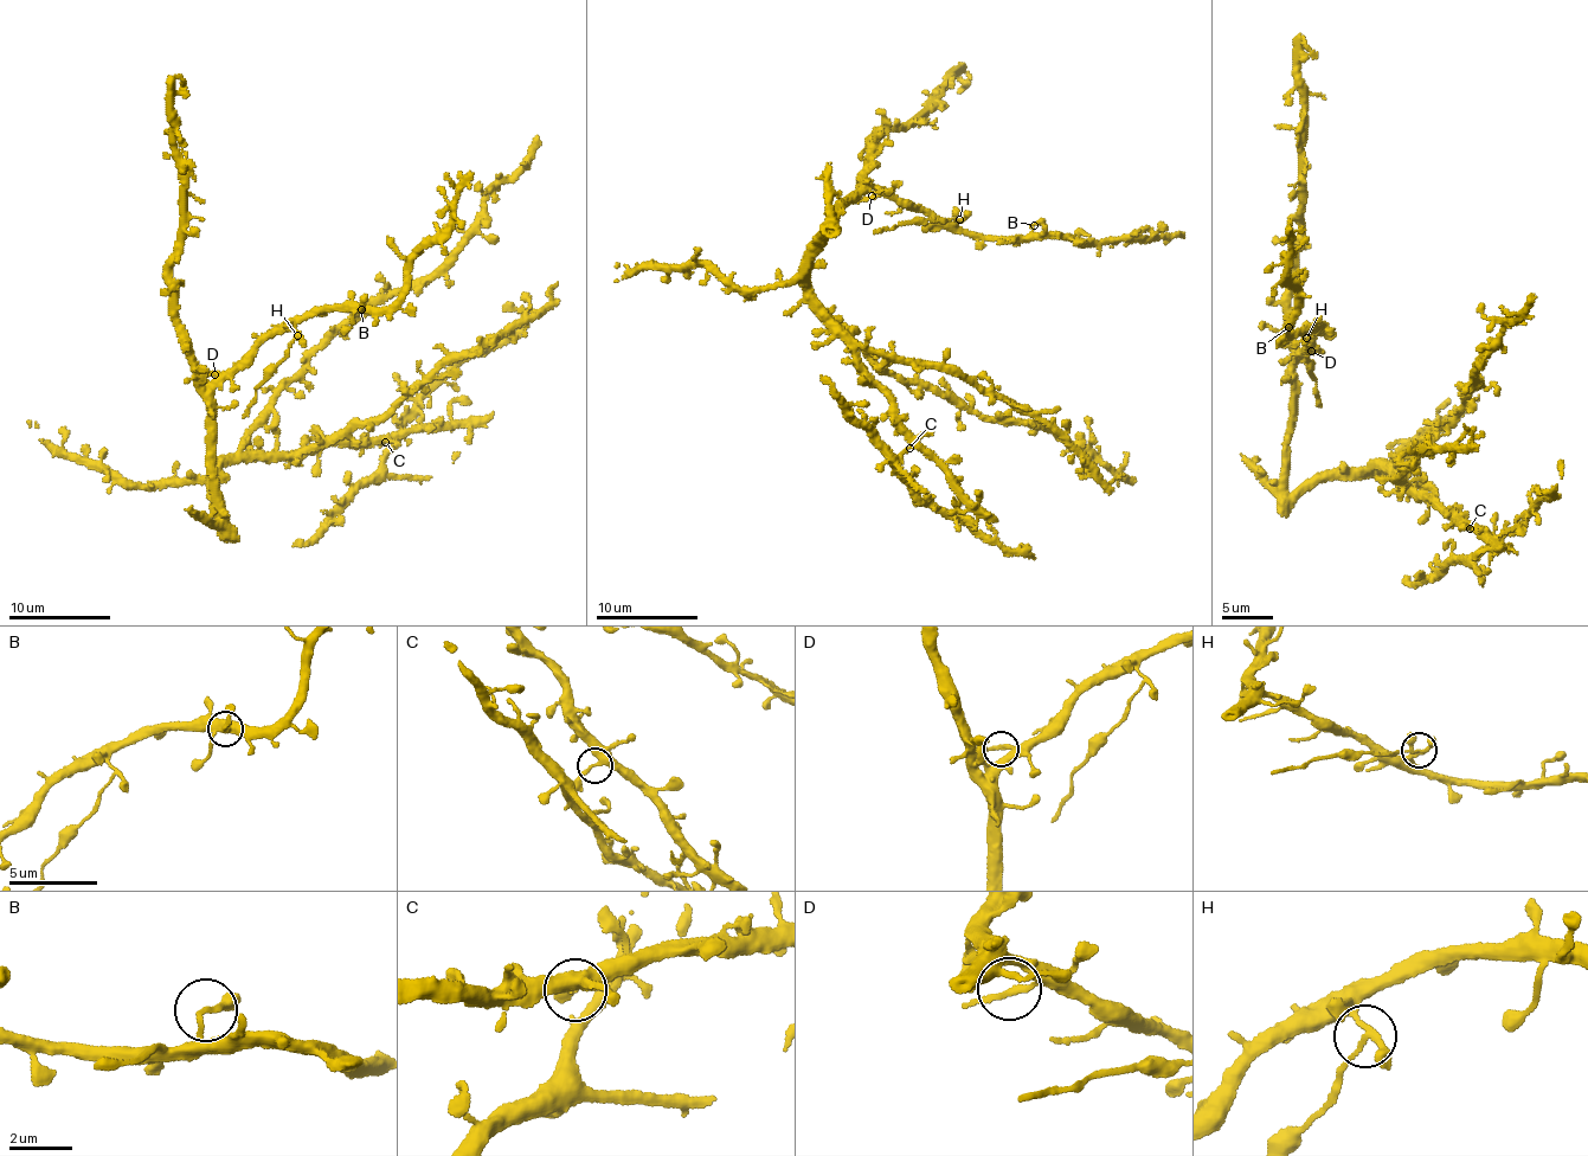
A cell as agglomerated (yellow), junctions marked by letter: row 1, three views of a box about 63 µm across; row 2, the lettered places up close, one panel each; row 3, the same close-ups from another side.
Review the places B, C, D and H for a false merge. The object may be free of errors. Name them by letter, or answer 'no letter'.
no letter

